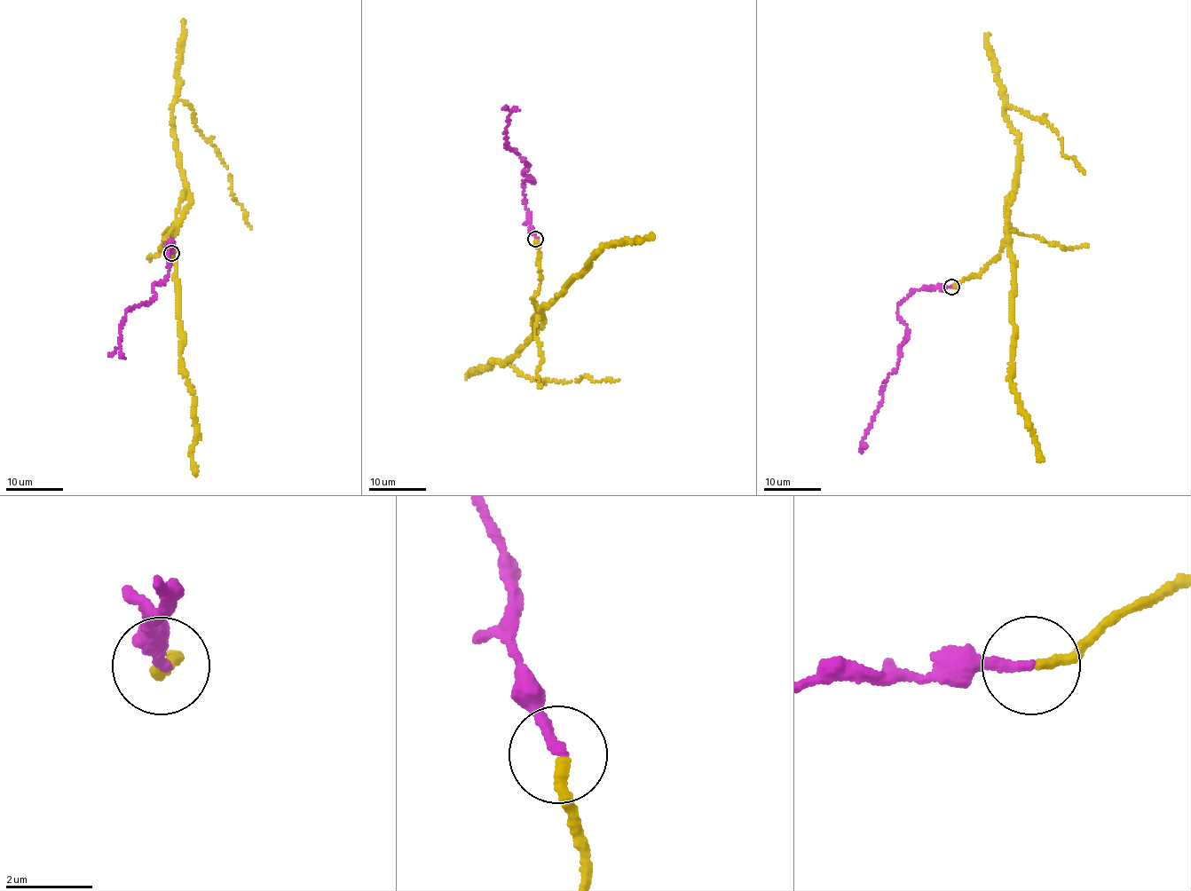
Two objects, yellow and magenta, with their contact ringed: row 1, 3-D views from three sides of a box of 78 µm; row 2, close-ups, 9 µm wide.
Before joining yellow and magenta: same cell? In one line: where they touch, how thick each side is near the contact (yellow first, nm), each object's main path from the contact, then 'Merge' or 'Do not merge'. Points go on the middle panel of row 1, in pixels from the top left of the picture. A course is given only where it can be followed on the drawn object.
Place: (535, 239). Thickness 240 nm (yellow) against 240 nm. Course of yellow: (536, 240), (541, 272), (532, 301), (535, 331), (509, 360), (491, 362), (536, 380), (618, 379). Course of magenta: (536, 239), (524, 184), (533, 180), (524, 173), (529, 167), (506, 145), (504, 130), (510, 114), (504, 109). Merge

